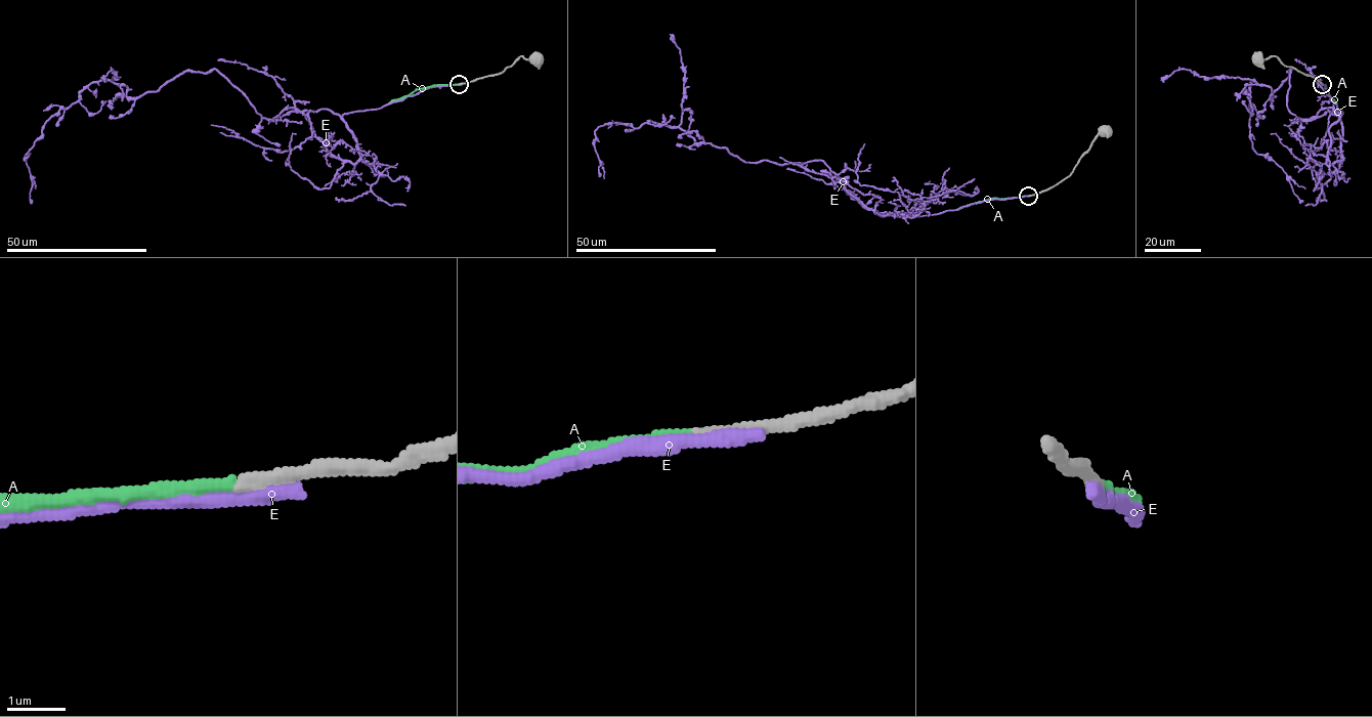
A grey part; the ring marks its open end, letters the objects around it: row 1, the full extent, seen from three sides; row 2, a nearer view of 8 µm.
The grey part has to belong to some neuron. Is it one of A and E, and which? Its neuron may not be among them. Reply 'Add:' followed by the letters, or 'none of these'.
Add: A

